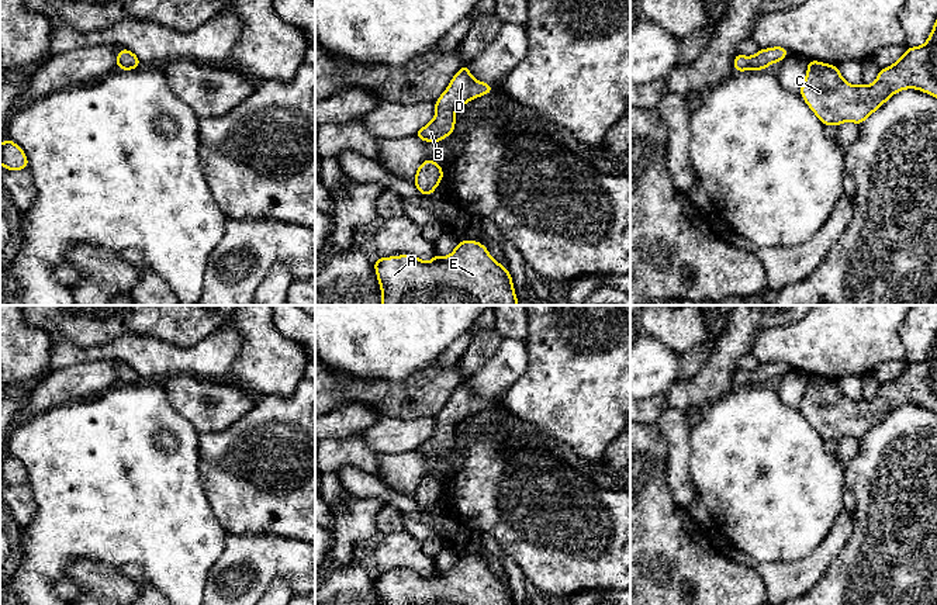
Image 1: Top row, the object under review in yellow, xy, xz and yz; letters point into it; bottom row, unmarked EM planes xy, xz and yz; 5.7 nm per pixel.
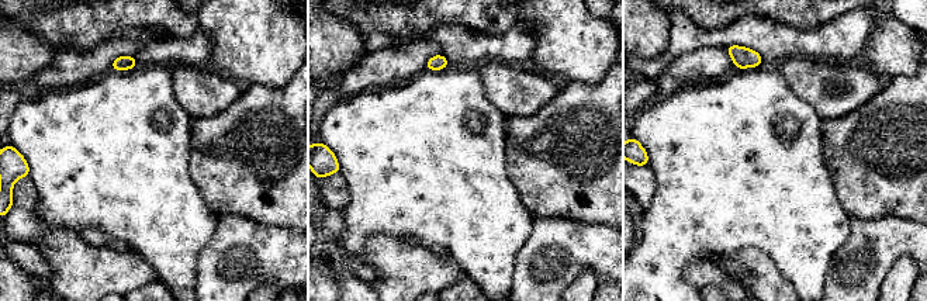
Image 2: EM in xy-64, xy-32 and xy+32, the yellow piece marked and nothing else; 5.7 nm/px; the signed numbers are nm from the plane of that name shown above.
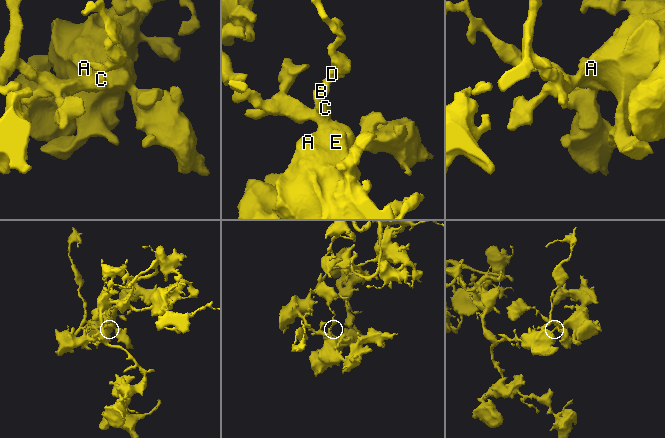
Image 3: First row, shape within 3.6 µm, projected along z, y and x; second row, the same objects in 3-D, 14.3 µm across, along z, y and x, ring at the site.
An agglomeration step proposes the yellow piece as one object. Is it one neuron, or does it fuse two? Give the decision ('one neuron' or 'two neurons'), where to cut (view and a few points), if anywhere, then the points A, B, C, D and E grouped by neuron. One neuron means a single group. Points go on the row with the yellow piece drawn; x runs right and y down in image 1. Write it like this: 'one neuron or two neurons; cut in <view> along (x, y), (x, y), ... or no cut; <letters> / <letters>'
one neuron; no cut; A B C D E

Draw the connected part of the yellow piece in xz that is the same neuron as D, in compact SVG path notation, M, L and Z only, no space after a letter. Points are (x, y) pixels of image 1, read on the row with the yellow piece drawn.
M466 65L453 76L447 89L435 101L435 118L415 132L425 142L443 142L454 131L456 111L483 94L491 94L492 86L474 79Z

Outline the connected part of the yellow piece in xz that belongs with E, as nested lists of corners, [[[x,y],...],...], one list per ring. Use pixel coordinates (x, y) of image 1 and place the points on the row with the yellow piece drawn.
[[[459,241],[457,246],[449,256],[440,257],[438,253],[435,253],[431,262],[422,262],[415,255],[378,257],[374,262],[374,270],[376,270],[378,284],[381,288],[381,305],[519,305],[509,270],[505,269],[497,260],[494,260],[488,249],[477,241]]]

